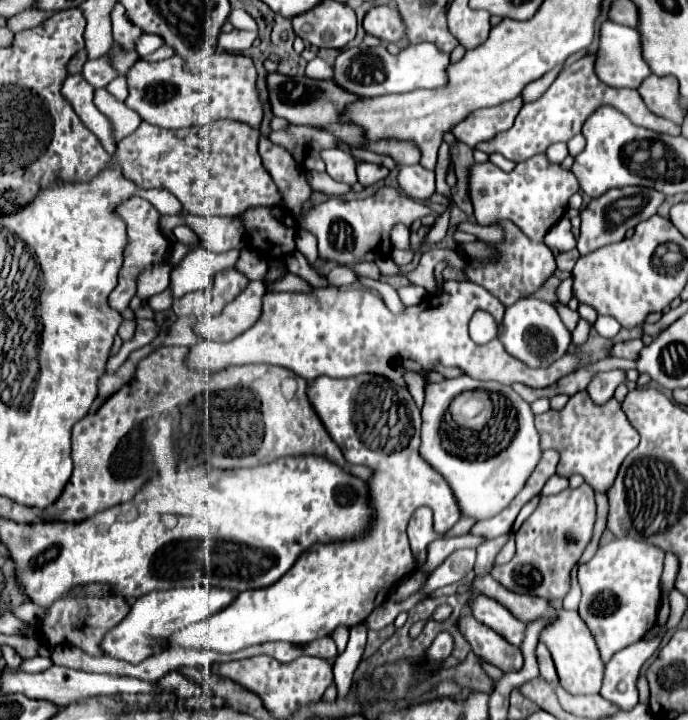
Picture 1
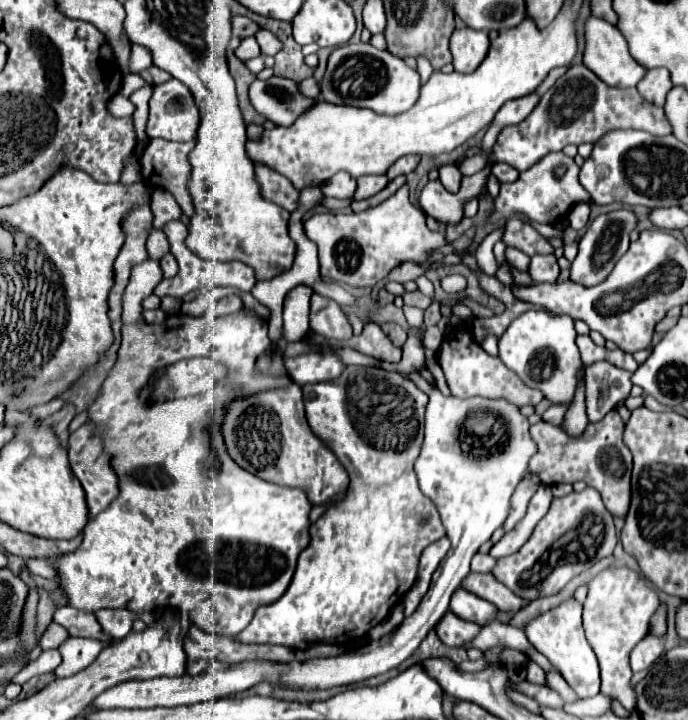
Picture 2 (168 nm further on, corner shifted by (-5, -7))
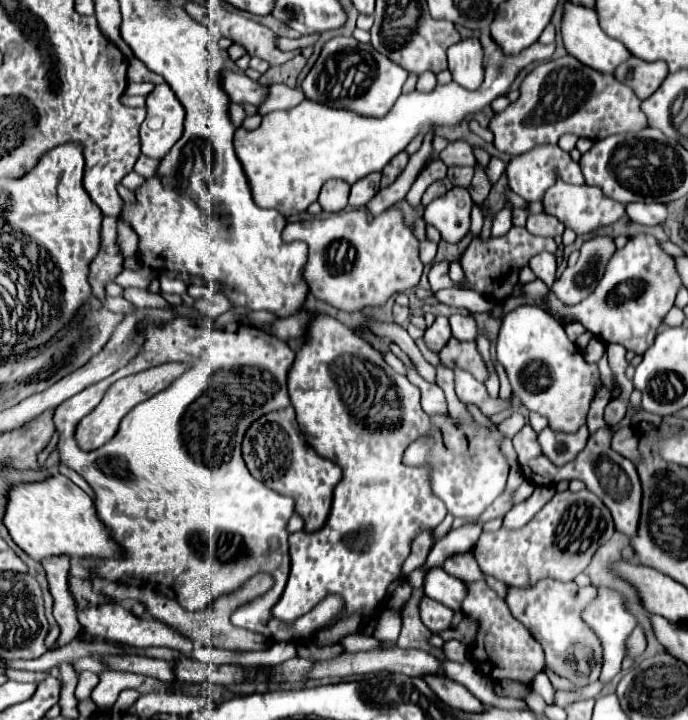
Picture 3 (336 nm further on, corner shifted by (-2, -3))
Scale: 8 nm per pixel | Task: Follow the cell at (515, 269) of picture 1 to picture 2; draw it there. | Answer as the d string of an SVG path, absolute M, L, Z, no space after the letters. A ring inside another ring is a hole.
M542 254L532 256L528 274L532 276L532 280L536 284L540 284L540 282L556 282L558 272L560 272L560 268L558 268L558 262L556 262L556 258L552 254L550 256L542 256Z

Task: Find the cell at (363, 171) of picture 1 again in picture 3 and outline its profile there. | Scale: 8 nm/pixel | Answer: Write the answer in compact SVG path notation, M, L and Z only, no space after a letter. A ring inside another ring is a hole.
M373 172L373 174L357 180L357 182L351 186L349 206L353 206L353 208L363 208L363 206L379 192L379 182L381 182L381 172Z

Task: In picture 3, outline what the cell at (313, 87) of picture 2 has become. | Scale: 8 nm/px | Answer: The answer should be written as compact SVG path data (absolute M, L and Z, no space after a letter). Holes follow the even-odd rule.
M273 84L271 88L267 88L267 96L265 100L257 106L257 114L265 116L273 110L287 110L297 106L305 96L301 94L299 88L287 88L285 84Z

